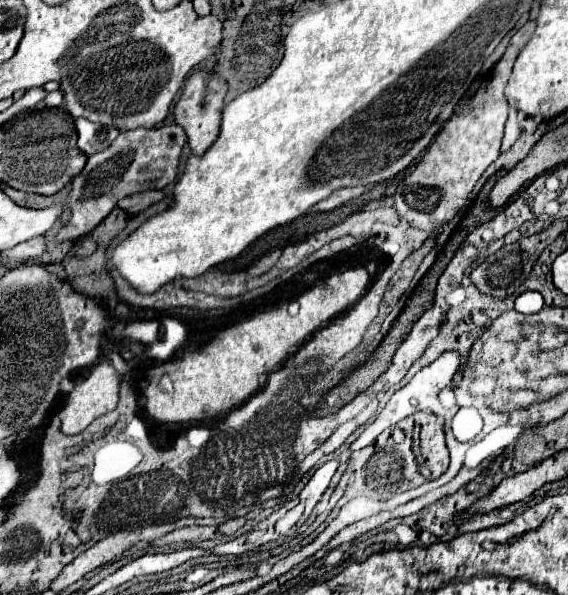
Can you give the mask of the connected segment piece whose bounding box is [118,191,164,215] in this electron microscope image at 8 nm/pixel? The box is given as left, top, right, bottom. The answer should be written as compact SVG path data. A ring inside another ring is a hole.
M144 191L144 193L136 193L136 195L128 195L124 197L118 207L122 207L124 211L128 211L130 215L136 215L144 209L148 209L150 205L158 203L160 199L164 199L164 193L162 191Z

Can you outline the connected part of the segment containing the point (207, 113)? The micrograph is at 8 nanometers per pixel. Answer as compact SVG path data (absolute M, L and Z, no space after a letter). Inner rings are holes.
M194 73L184 87L184 93L180 101L174 107L174 117L180 127L184 127L188 135L188 145L194 155L204 155L216 141L220 133L220 111L224 107L224 95L226 95L226 83L218 79L214 73Z

